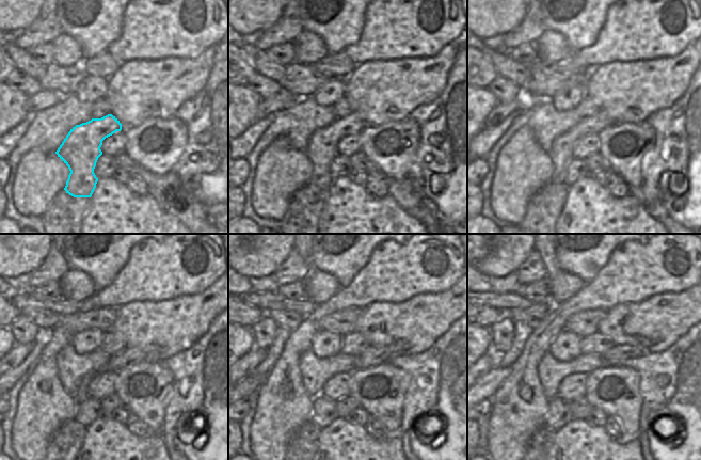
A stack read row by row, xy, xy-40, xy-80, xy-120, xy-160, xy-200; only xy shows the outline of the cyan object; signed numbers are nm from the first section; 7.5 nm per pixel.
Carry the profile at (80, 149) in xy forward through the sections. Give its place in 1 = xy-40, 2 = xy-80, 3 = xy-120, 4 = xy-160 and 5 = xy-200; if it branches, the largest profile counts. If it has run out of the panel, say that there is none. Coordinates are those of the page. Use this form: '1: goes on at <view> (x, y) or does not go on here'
1: goes on at xy-40 (321, 149)
2: goes on at xy-80 (560, 153)
3: goes on at xy-120 (130, 355)
4: goes on at xy-160 (372, 355)
5: goes on at xy-200 (618, 354)

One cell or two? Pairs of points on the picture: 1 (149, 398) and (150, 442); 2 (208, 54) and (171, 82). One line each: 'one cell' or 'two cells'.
1: two cells
2: one cell

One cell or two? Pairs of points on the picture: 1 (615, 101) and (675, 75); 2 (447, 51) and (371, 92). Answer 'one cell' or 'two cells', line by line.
1: one cell
2: one cell

